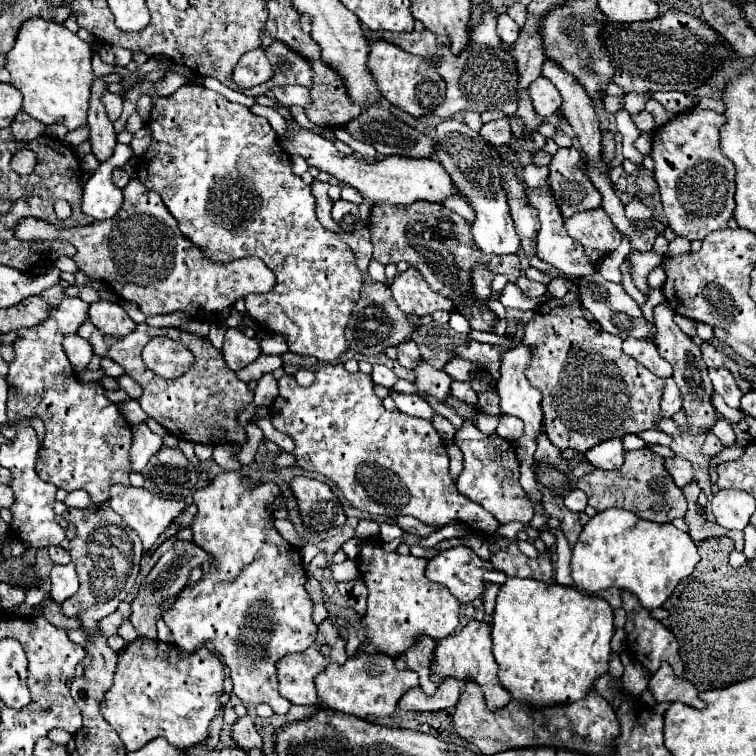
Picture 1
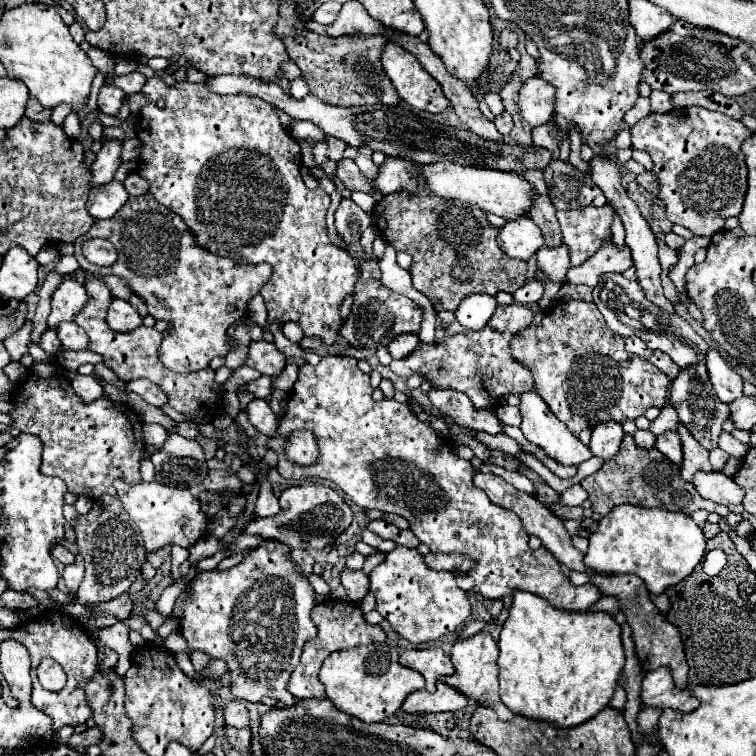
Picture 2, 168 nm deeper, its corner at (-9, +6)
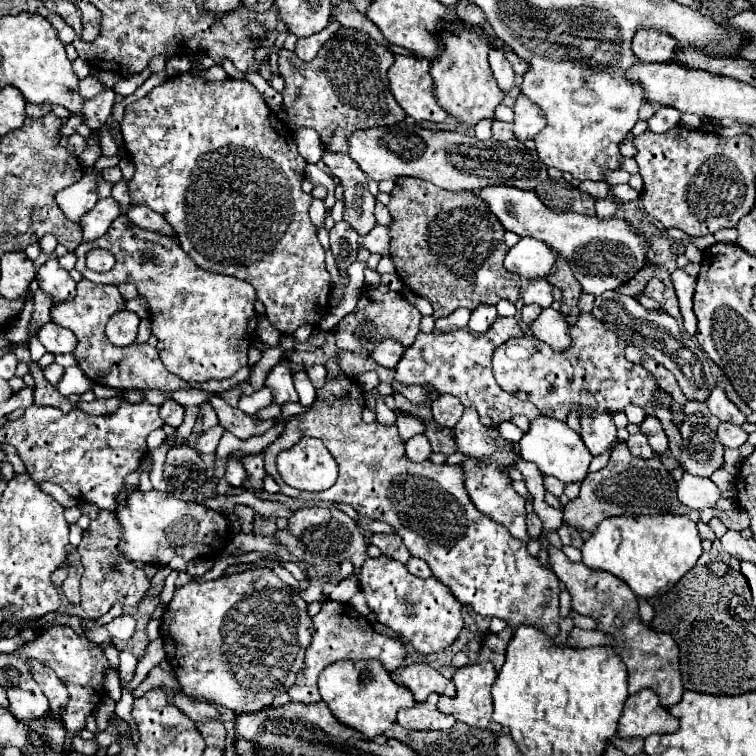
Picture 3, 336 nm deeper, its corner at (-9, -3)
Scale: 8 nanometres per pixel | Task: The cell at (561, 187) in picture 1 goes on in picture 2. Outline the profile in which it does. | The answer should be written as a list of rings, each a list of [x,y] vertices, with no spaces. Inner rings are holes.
[[[556,159],[548,165],[548,171],[544,169],[544,179],[548,185],[548,193],[556,209],[568,211],[568,209],[582,209],[582,207],[602,207],[606,205],[606,197],[592,183],[590,175],[586,171],[580,171],[570,161]]]

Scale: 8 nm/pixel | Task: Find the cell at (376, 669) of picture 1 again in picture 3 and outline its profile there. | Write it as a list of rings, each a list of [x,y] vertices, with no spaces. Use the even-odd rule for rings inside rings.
[[[344,660],[326,666],[318,678],[318,692],[338,722],[362,732],[370,740],[384,734],[396,722],[400,708],[412,708],[416,704],[412,692],[394,684],[390,674],[376,660]]]

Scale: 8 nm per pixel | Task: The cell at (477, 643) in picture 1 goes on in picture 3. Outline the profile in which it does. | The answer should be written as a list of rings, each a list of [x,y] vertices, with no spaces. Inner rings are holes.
[[[480,662],[474,666],[464,666],[458,668],[452,682],[456,686],[456,696],[448,698],[448,696],[440,696],[438,700],[438,710],[442,714],[450,714],[454,716],[458,722],[468,724],[470,728],[478,728],[478,730],[490,730],[490,732],[502,732],[500,726],[494,724],[492,720],[492,696],[490,696],[490,686],[496,680],[496,670],[492,666],[492,662]]]

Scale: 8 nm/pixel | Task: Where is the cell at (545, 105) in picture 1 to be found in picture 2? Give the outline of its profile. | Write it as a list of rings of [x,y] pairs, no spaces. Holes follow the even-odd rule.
[[[530,77],[520,89],[520,113],[532,127],[548,123],[552,119],[552,107],[556,105],[556,91],[540,77]]]

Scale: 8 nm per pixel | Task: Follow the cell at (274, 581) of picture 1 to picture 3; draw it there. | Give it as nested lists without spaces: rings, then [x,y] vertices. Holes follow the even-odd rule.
[[[260,568],[210,582],[188,582],[174,590],[174,598],[162,614],[160,634],[164,652],[184,694],[242,714],[268,708],[272,704],[272,694],[284,692],[294,684],[314,628],[306,612],[306,602],[294,590],[278,586],[278,576],[272,570]]]

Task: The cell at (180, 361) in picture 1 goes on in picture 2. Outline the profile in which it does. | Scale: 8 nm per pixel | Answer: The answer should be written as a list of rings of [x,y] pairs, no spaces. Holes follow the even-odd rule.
[[[152,193],[140,195],[140,197],[130,197],[128,203],[124,205],[124,209],[120,211],[120,215],[116,215],[116,219],[96,221],[86,235],[76,239],[74,249],[76,249],[74,255],[84,271],[102,273],[102,275],[116,275],[116,277],[124,279],[128,283],[128,287],[132,289],[132,293],[146,301],[148,313],[152,317],[166,319],[172,323],[170,333],[164,333],[164,339],[162,339],[158,353],[160,353],[162,365],[176,371],[176,373],[200,371],[200,369],[206,369],[214,357],[224,357],[230,349],[226,329],[230,325],[238,323],[246,315],[248,301],[272,277],[272,265],[268,265],[268,263],[252,265],[252,263],[244,263],[244,261],[232,261],[232,259],[218,257],[210,251],[204,251],[202,247],[198,247],[194,241],[194,235],[188,231],[188,225],[184,223],[184,219],[180,219],[180,215],[176,215],[168,207],[160,205]],[[92,237],[108,239],[116,247],[118,261],[114,265],[98,267],[82,255],[82,243],[86,239],[92,239]]]

